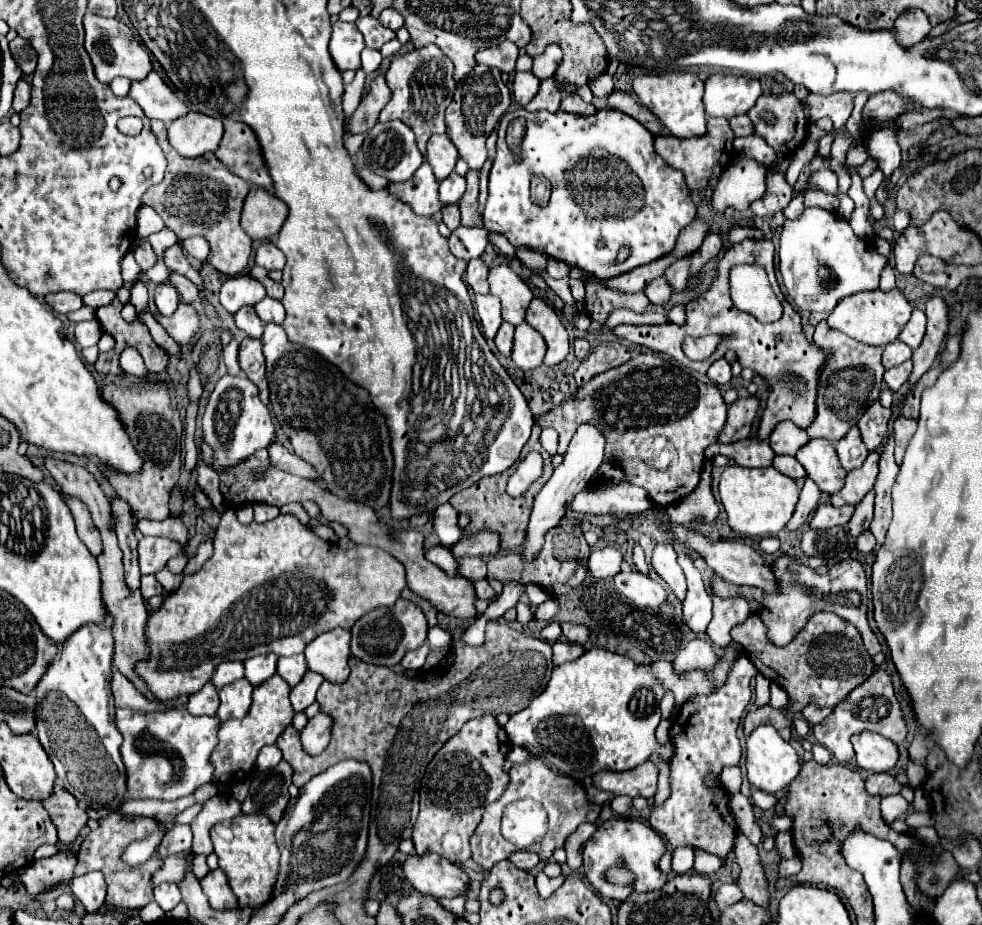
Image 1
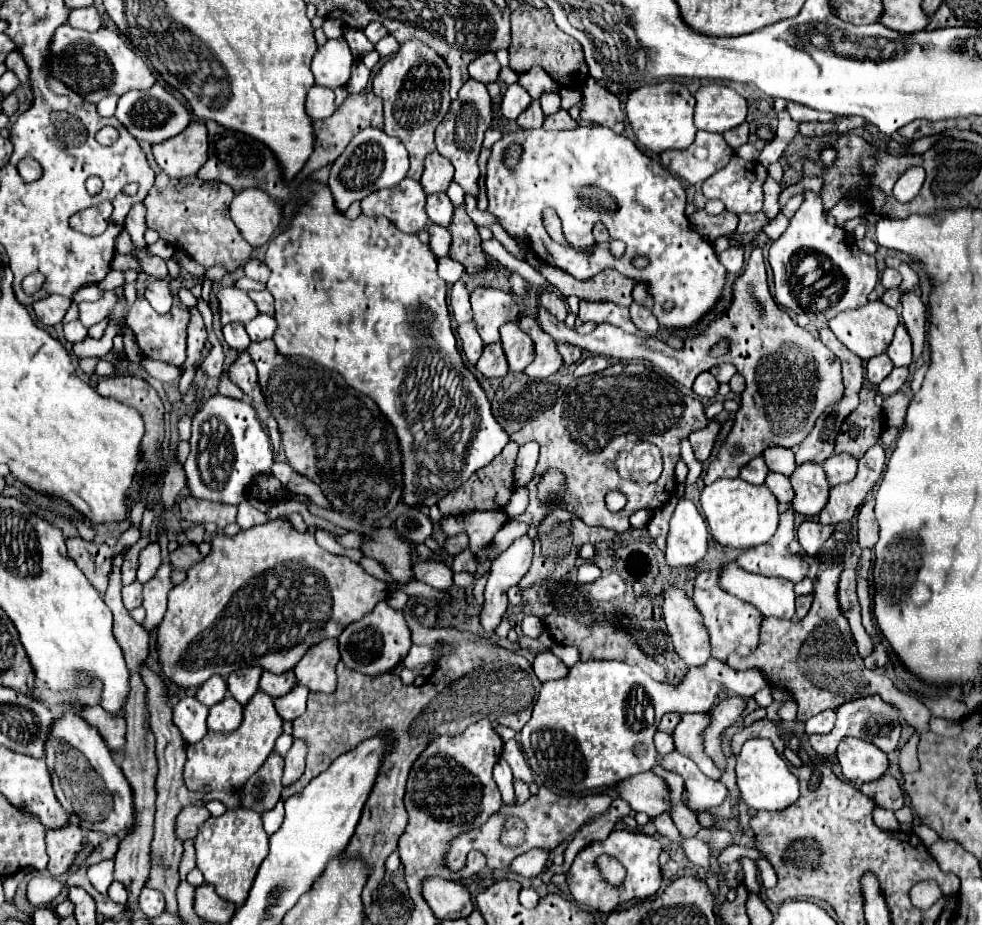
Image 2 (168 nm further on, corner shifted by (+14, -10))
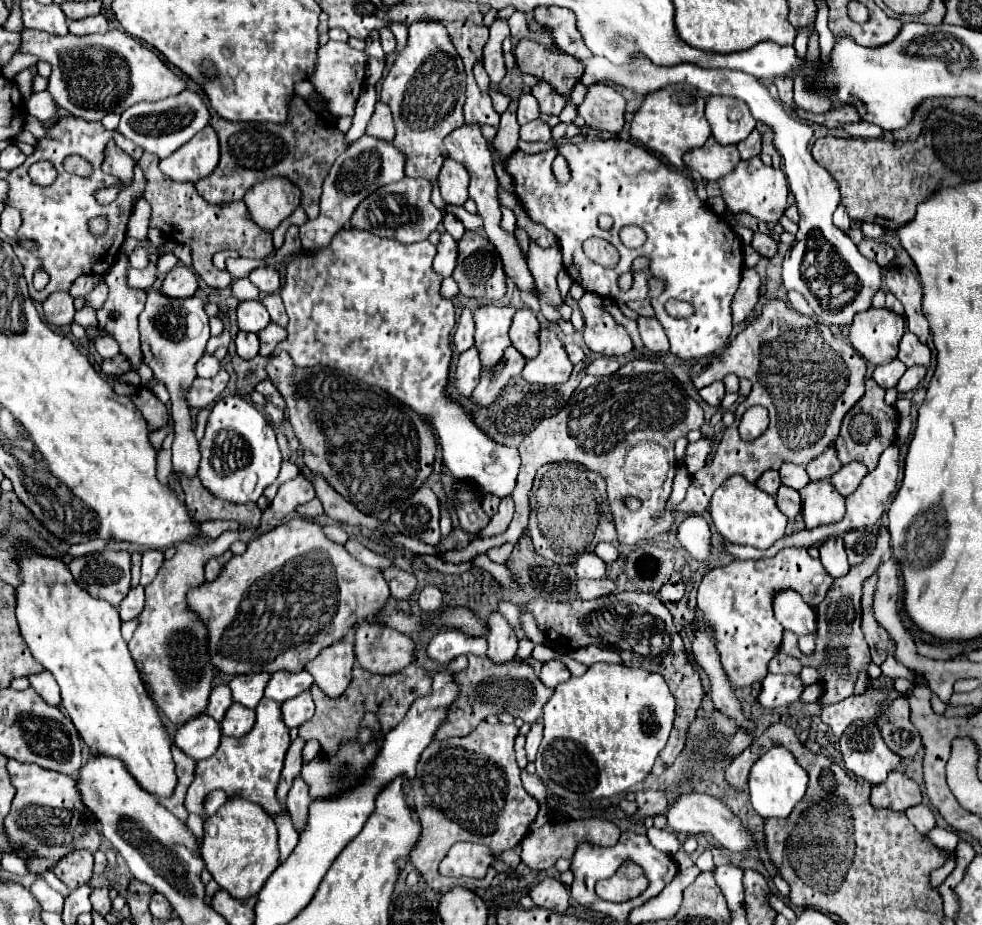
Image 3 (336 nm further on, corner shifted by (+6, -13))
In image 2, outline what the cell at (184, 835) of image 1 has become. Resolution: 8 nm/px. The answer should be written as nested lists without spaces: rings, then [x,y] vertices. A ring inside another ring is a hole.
[[[113,881],[113,883],[111,883],[107,895],[109,895],[113,901],[117,901],[117,903],[123,903],[123,905],[127,903],[127,899],[125,899],[125,885],[119,883],[119,881]]]

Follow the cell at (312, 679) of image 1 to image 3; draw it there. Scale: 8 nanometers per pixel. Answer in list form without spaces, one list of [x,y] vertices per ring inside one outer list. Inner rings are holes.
[[[303,692],[295,696],[293,700],[285,700],[281,704],[281,712],[283,712],[283,720],[287,728],[299,728],[303,722],[307,722],[313,716],[313,710],[315,706],[309,692]]]

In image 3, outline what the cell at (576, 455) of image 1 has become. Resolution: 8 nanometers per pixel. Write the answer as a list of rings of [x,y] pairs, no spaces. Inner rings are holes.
[[[491,612],[489,616],[489,638],[487,638],[487,658],[499,666],[513,662],[517,656],[517,636],[515,630],[507,624],[507,620],[499,612]]]

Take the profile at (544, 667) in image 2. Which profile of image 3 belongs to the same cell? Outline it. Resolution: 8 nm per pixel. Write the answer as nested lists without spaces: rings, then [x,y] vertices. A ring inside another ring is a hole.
[[[561,660],[545,662],[543,668],[541,668],[541,674],[539,674],[539,680],[549,688],[555,688],[557,684],[561,684],[569,678],[571,678],[571,672],[567,670],[567,666]]]

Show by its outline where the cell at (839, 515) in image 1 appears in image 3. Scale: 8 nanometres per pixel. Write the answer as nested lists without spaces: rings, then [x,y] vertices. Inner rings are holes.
[[[829,538],[825,544],[821,544],[819,548],[821,552],[821,562],[825,566],[825,570],[833,576],[833,578],[841,578],[849,572],[849,562],[847,562],[847,554],[843,548],[843,540],[837,538]]]

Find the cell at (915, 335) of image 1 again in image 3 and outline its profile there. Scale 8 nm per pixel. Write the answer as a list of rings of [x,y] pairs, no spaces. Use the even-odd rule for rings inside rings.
[[[905,332],[905,336],[901,338],[901,344],[899,344],[899,356],[897,356],[905,366],[915,366],[915,364],[921,364],[921,366],[929,366],[929,360],[931,360],[931,352],[929,348],[919,342],[919,338],[911,332]]]

